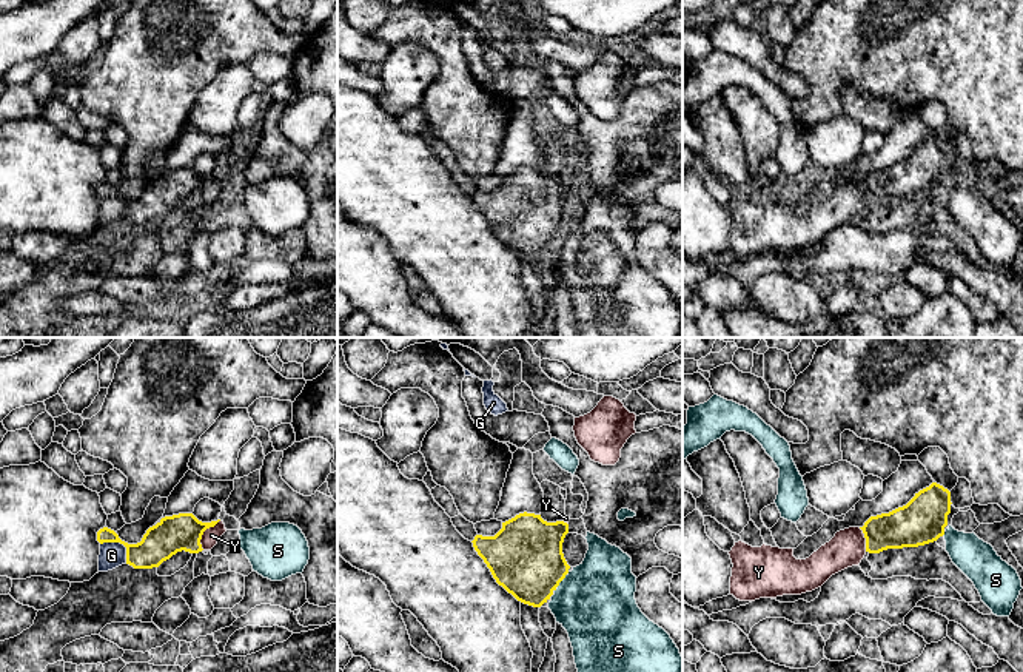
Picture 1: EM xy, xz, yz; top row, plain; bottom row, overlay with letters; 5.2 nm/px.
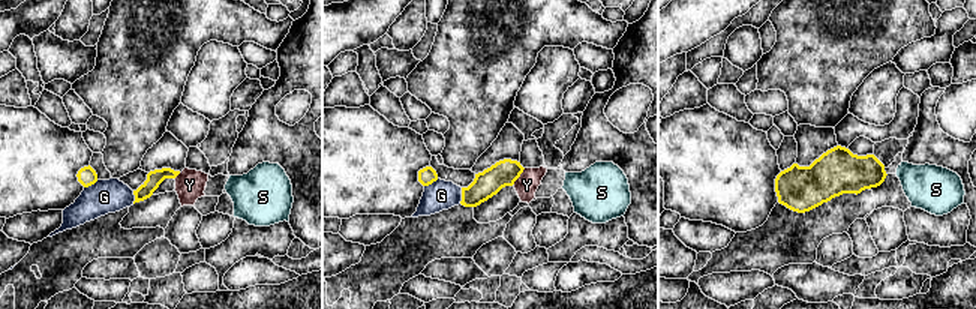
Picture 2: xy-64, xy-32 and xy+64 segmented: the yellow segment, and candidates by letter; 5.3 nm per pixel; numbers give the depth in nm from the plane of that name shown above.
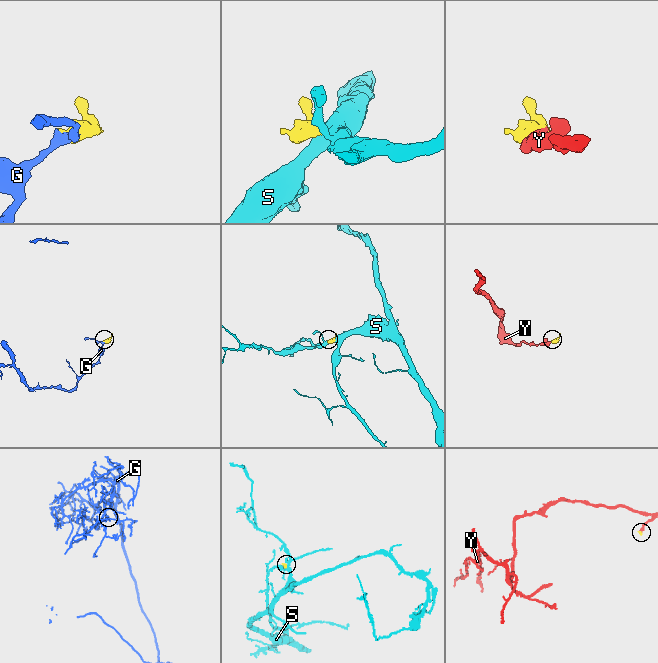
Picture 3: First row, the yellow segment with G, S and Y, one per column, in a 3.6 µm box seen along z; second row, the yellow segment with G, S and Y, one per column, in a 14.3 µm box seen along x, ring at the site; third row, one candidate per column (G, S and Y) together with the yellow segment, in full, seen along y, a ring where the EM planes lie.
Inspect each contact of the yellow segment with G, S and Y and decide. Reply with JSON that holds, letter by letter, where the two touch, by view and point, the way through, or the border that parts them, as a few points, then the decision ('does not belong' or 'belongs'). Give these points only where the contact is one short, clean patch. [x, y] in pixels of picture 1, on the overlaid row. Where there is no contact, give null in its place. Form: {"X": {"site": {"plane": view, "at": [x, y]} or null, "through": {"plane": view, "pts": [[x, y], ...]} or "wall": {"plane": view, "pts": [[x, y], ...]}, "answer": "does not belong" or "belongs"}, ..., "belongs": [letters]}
{"G": {"site": {"plane": "xy", "at": [120, 543]}, "wall": {"plane": "xy", "pts": [[100, 543], [120, 543], [125, 547], [127, 563]]}, "answer": "does not belong"}, "S": {"site": {"plane": "xz", "at": [564, 577]}, "wall": {"plane": "xz", "pts": [[569, 572], [556, 586]]}, "answer": "does not belong"}, "Y": {"site": {"plane": "xy", "at": [202, 534]}, "through": {"plane": "xy", "pts": [[174, 534], [202, 534], [211, 535]]}, "answer": "belongs"}, "belongs": ["Y"]}

